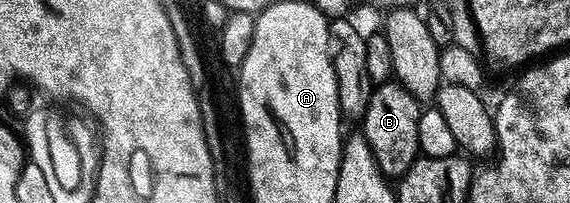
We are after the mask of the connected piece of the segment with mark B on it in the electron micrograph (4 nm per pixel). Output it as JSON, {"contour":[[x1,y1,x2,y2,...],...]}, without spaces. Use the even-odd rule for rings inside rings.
{"contour":[[396,82,378,84,373,89,363,117,363,135,373,151,375,162,385,178,400,178,416,162,419,146,419,118,423,108,417,99]]}

